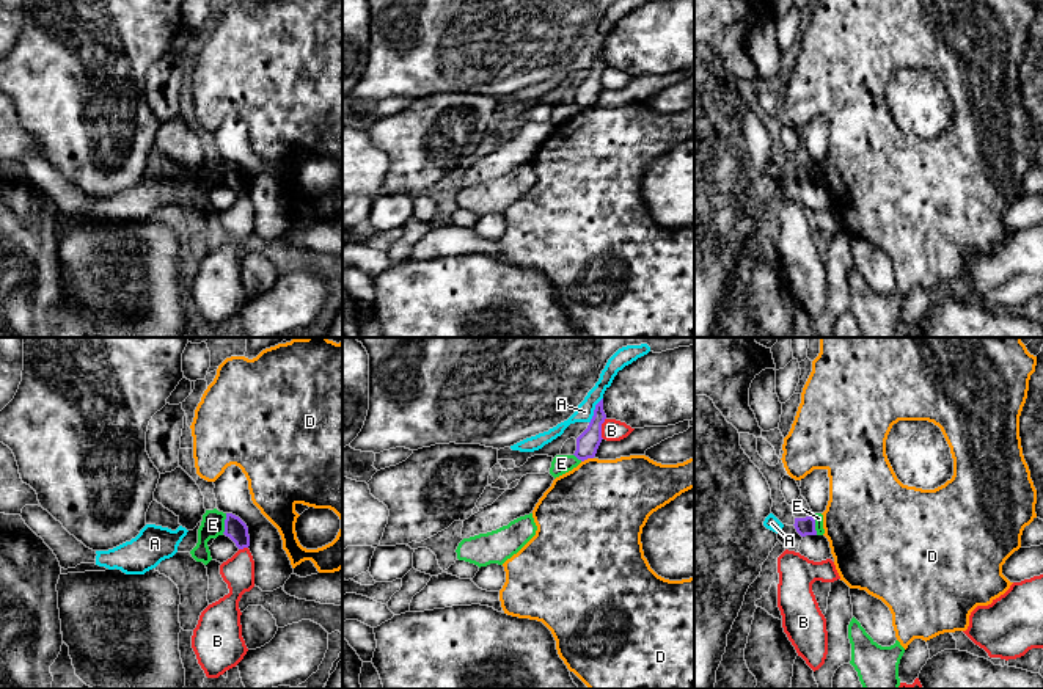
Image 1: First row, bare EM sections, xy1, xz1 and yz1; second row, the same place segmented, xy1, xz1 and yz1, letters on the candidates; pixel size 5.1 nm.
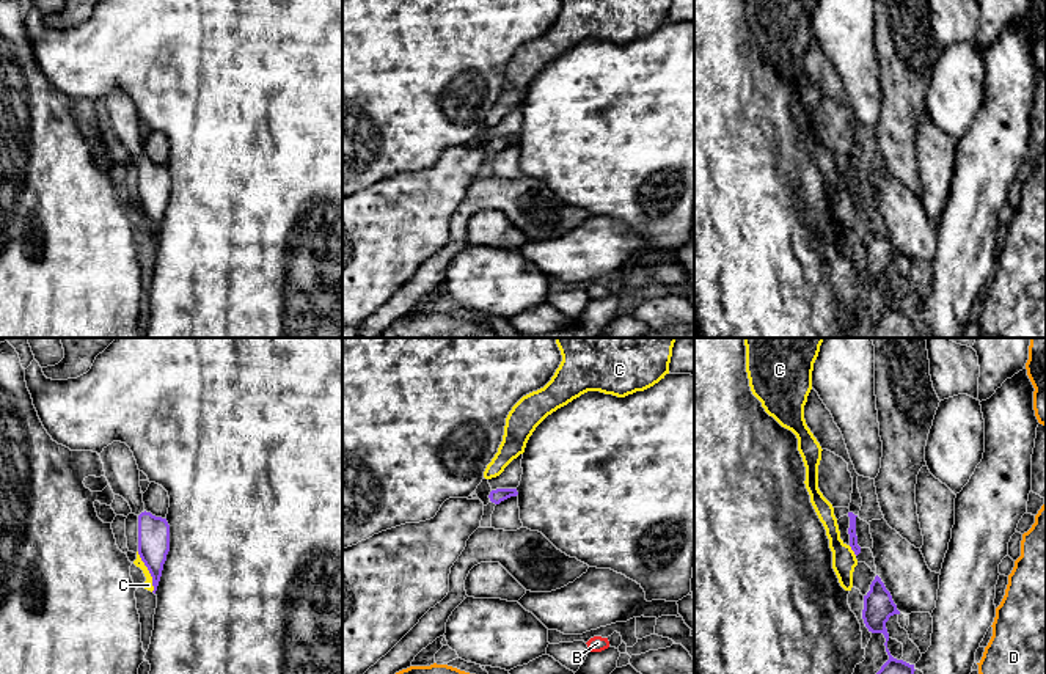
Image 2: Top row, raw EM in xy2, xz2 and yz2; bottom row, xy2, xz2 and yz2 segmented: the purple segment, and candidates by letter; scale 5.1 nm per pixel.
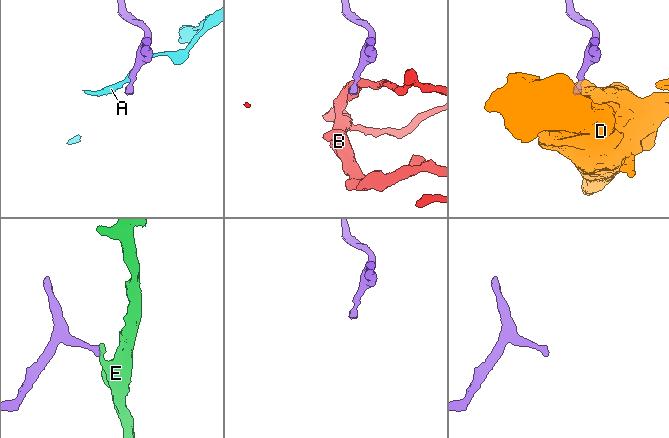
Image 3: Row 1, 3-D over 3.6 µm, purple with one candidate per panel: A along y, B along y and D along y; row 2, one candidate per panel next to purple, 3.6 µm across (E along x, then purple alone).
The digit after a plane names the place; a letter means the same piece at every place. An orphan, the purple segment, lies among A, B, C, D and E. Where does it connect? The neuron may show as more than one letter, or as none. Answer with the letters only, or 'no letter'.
no letter

